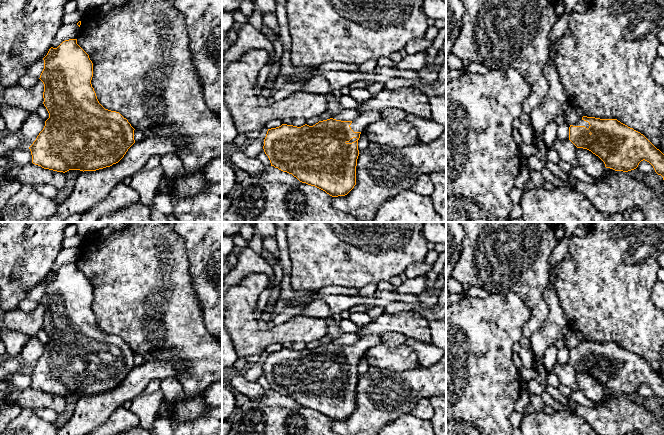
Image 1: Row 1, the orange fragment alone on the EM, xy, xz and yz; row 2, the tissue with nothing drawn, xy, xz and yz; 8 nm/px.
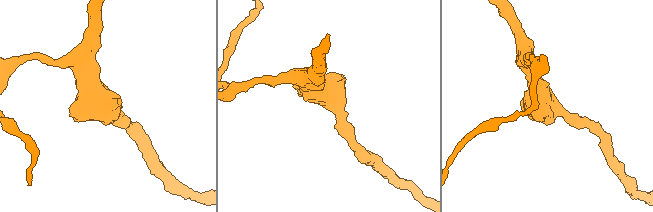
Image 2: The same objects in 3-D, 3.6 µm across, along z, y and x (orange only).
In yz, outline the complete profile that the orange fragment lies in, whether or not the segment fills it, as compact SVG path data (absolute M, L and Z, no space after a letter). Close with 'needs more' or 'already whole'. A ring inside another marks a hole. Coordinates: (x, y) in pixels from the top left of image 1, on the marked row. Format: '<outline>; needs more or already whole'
M583 116L570 125L569 140L598 156L606 168L628 172L645 160L664 180L664 154L643 134L617 119Z; needs more

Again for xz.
M373 110L361 113L354 121L330 118L313 126L282 124L268 129L263 149L271 166L292 174L300 182L315 186L332 197L345 196L356 185L360 134L369 124L380 119L381 112Z; needs more

